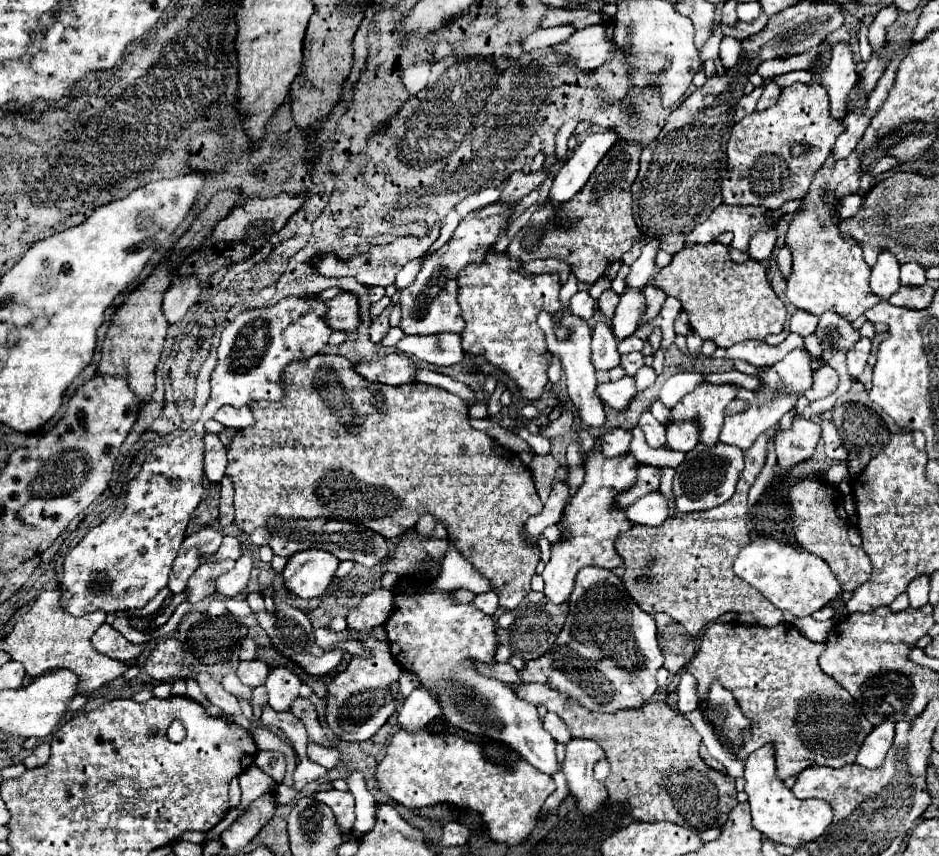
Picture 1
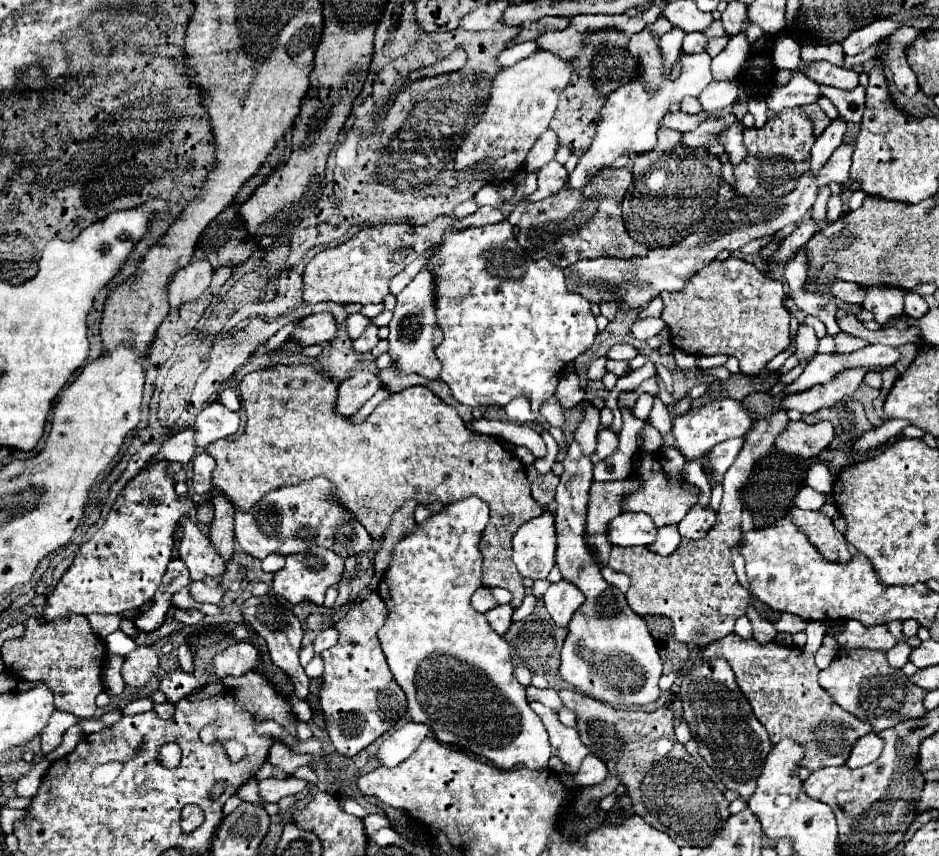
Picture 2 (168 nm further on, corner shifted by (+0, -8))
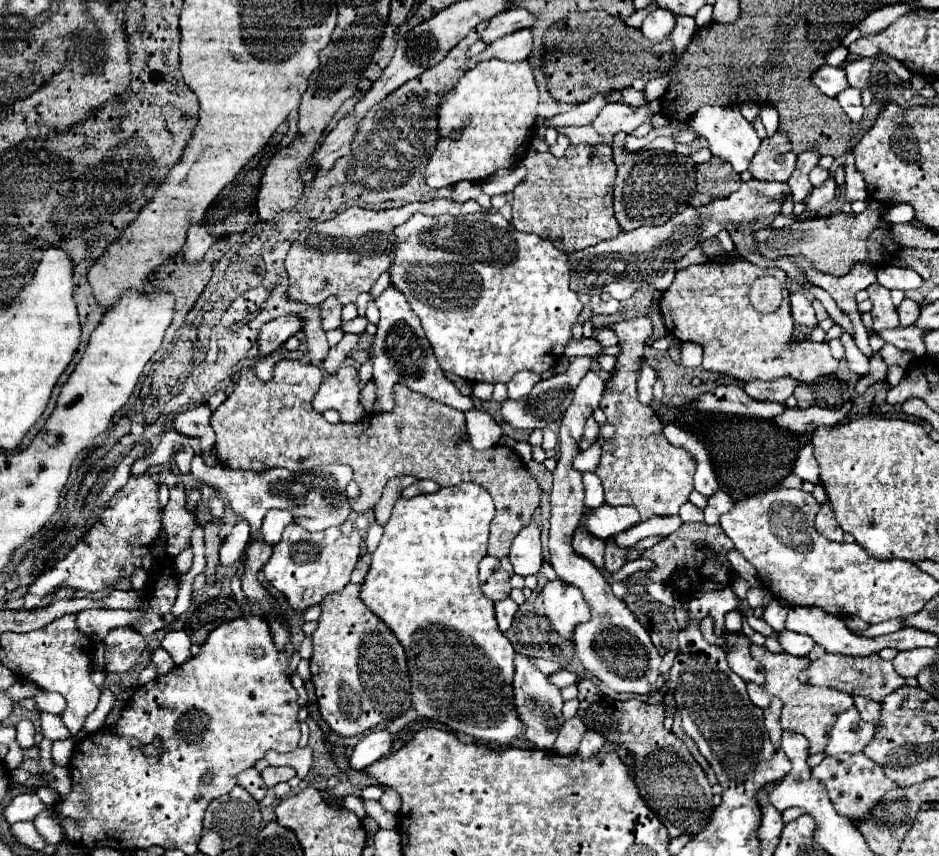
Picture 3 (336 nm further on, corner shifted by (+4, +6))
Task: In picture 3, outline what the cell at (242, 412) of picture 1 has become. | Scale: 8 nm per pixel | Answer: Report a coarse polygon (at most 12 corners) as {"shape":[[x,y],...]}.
{"shape":[[209,405],[179,413],[173,427],[187,437],[199,438],[203,452],[216,439],[209,425]]}

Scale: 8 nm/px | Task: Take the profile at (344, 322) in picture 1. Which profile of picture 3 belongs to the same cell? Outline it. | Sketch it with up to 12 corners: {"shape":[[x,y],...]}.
{"shape":[[299,315],[263,325],[259,353],[269,355],[303,329]]}

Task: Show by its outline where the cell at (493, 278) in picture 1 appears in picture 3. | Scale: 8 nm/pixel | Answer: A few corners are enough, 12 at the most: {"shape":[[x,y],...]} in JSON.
{"shape":[[501,213],[395,227],[391,283],[443,371],[557,365],[567,253]]}

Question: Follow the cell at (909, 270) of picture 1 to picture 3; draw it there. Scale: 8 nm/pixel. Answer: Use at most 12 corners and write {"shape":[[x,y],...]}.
{"shape":[[909,297],[897,307],[903,327],[919,317],[919,303]]}

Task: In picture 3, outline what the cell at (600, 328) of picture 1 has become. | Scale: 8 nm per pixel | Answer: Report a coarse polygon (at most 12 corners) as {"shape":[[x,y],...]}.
{"shape":[[593,357],[571,359],[567,373],[541,379],[521,401],[503,401],[515,429],[561,419]]}

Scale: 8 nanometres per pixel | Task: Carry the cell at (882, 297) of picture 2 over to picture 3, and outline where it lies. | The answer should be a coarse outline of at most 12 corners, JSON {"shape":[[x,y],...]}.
{"shape":[[879,283],[869,289],[873,331],[899,325],[891,291]]}

